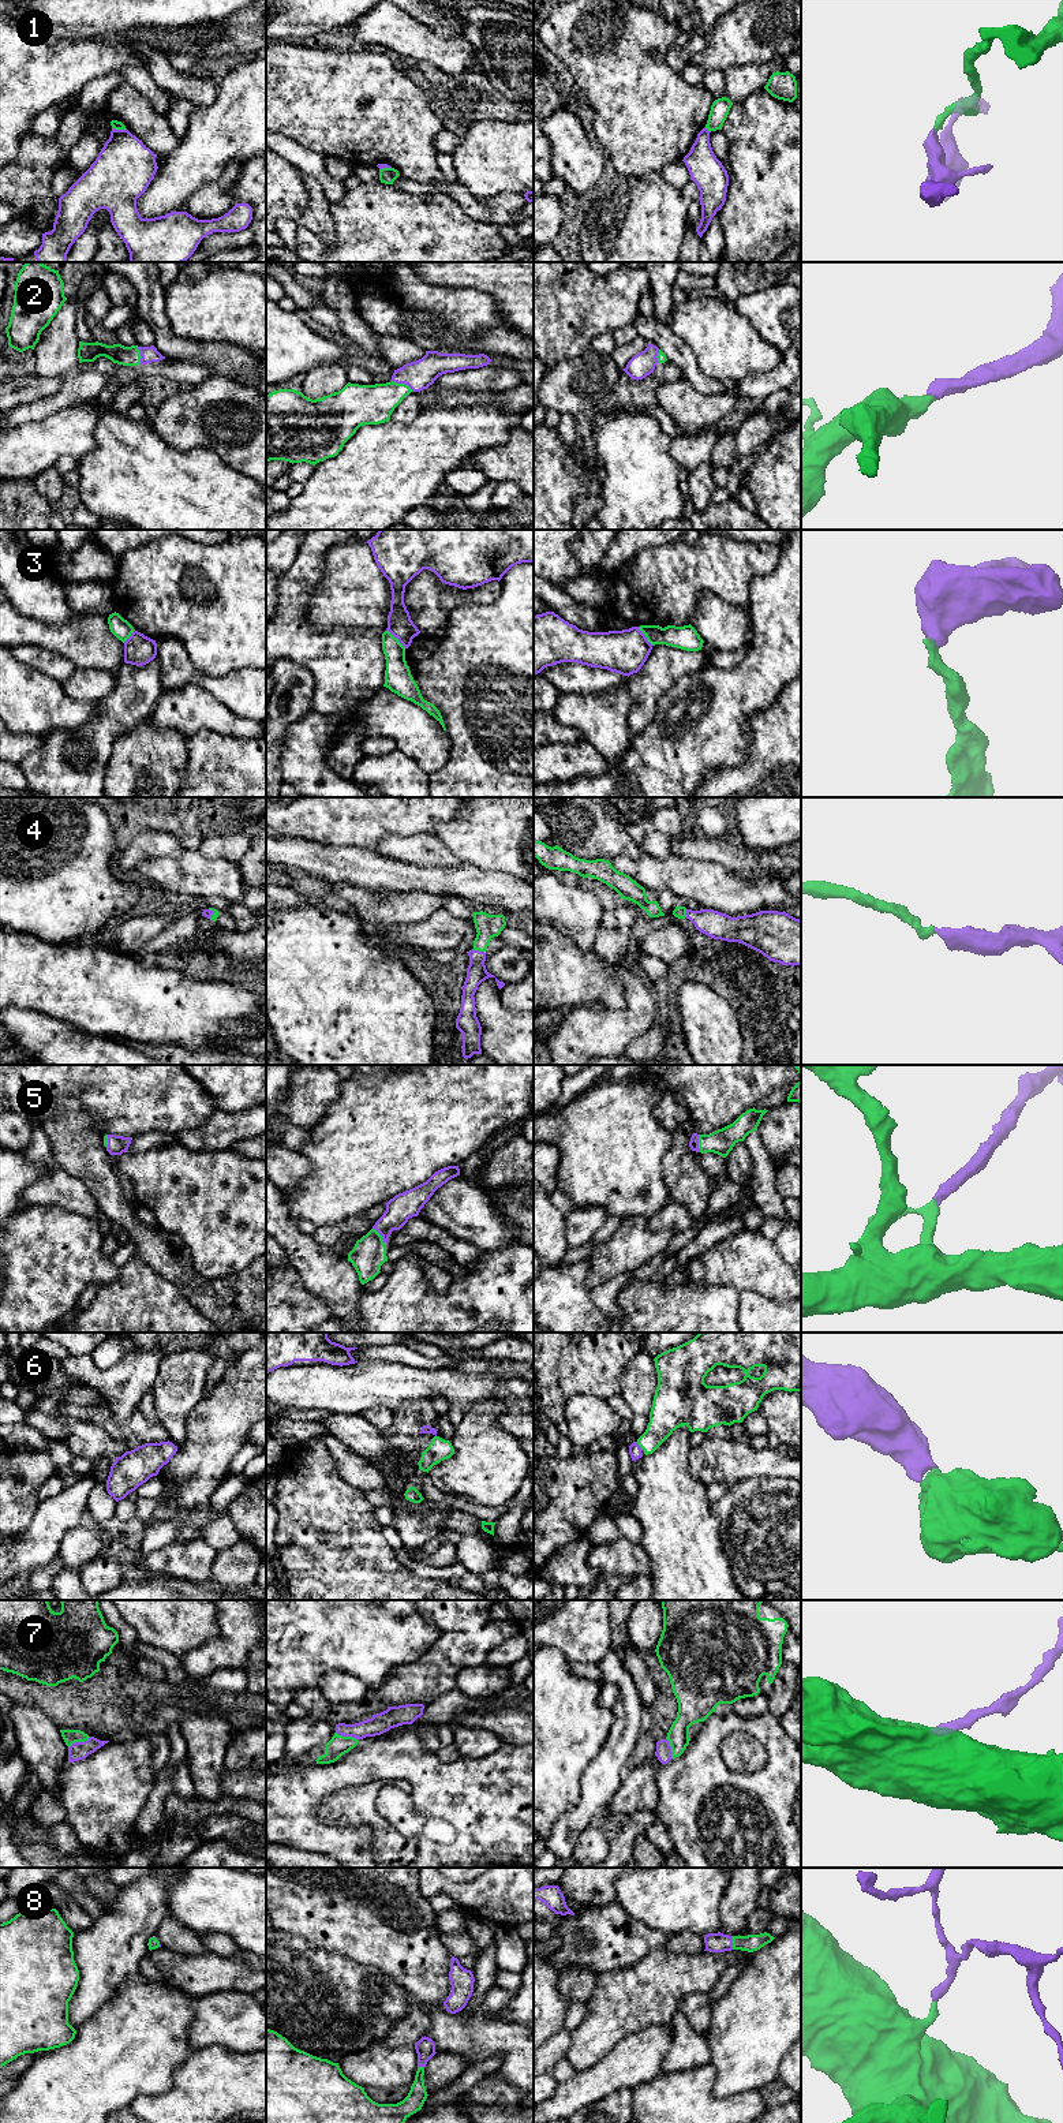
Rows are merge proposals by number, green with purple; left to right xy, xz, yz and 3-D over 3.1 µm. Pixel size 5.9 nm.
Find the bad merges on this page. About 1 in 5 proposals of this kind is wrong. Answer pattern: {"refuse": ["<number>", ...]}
{"refuse": ["1", "3"]}

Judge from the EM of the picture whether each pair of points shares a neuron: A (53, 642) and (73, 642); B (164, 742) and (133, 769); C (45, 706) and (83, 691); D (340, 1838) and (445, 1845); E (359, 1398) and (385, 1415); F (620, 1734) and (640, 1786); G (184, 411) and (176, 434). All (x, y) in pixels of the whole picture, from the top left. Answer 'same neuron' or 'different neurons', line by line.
A: same neuron
B: same neuron
C: different neurons
D: same neuron
E: different neurons
F: different neurons
G: same neuron

